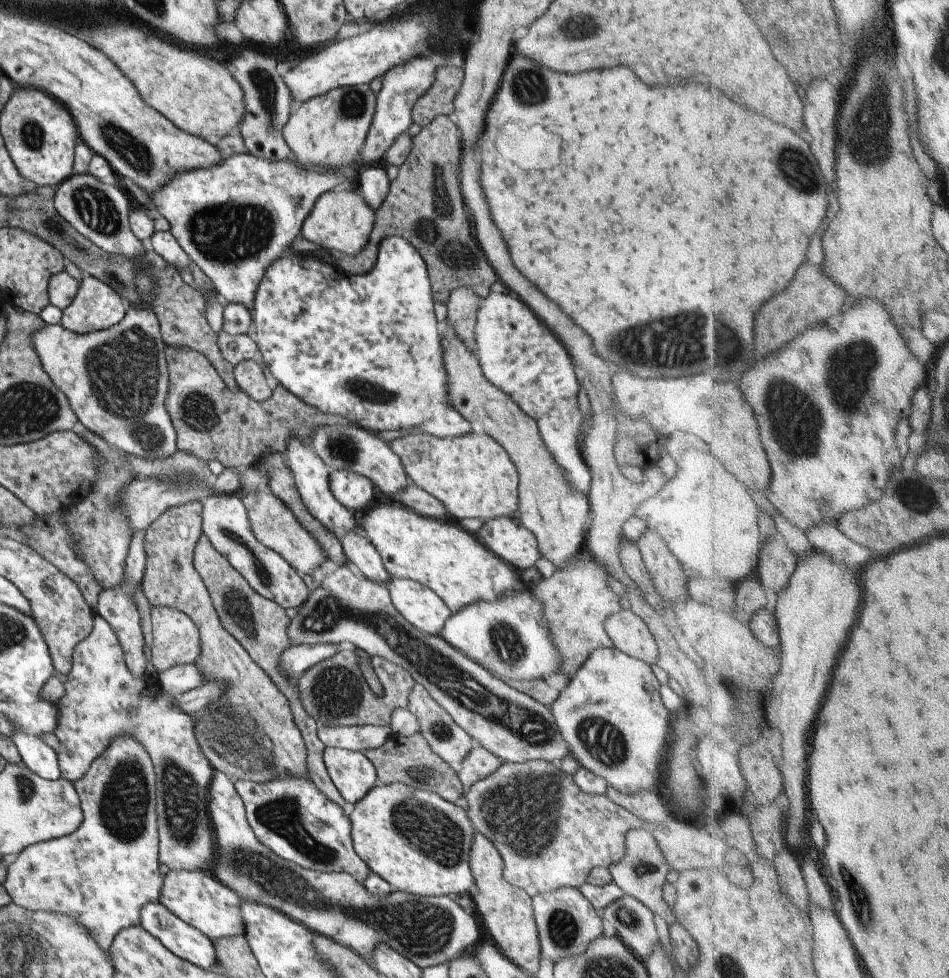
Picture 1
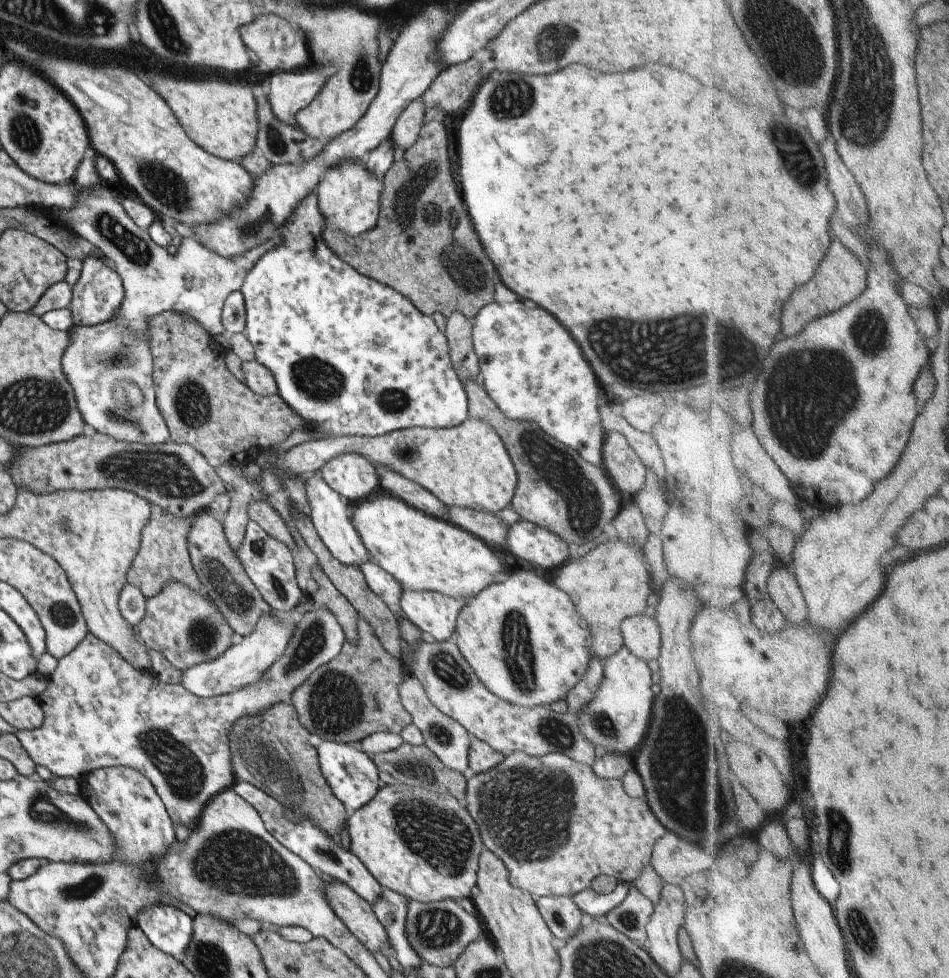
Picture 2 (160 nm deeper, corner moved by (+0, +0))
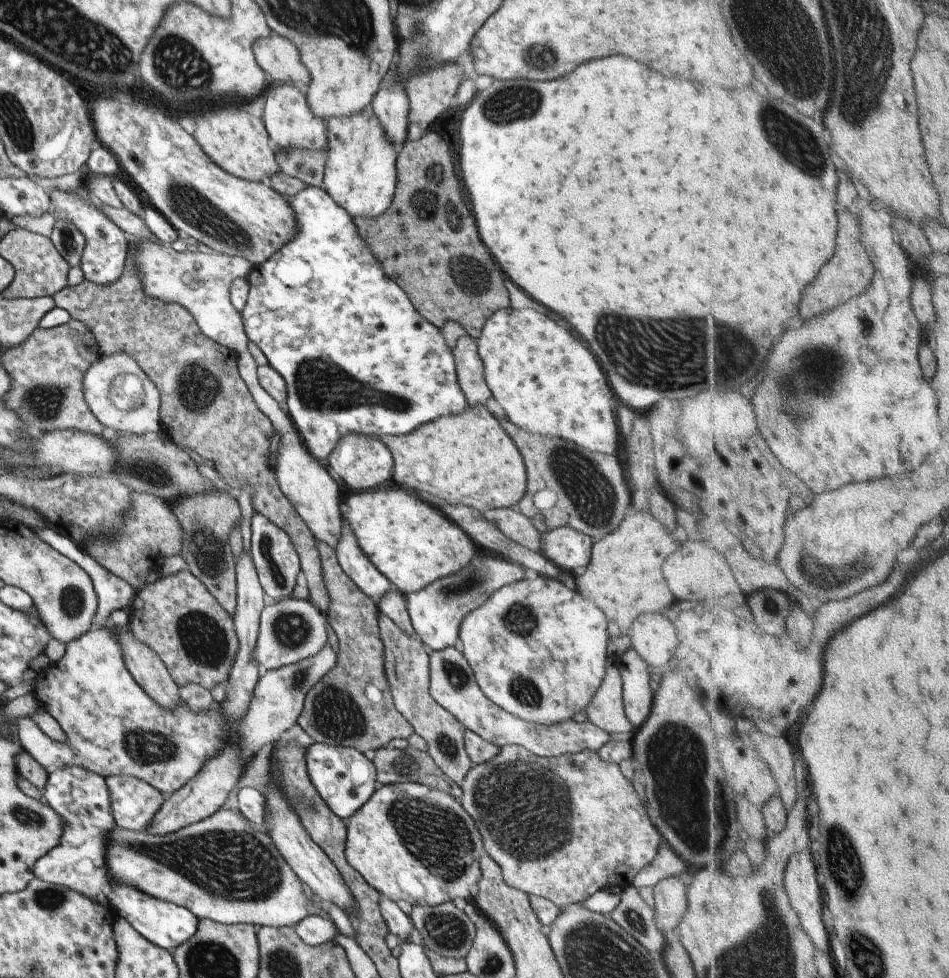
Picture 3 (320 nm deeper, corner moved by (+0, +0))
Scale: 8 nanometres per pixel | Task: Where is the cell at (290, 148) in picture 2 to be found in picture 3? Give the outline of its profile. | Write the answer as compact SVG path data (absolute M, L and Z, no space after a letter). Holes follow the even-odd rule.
M275 147L274 159L283 175L295 177L309 186L323 186L325 150L285 152Z

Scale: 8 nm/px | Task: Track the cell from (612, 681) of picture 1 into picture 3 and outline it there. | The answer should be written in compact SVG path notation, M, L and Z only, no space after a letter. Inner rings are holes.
M631 647L623 653L617 668L622 676L622 709L637 730L649 714L654 686L647 665Z

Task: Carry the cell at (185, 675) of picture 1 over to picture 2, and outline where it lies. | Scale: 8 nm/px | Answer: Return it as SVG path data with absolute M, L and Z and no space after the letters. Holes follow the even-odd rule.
M273 611L271 616L265 614L257 620L257 624L249 636L241 638L241 642L227 648L221 656L181 671L179 686L193 695L209 697L235 692L250 683L255 683L259 679L259 674L264 674L271 664L283 654L289 638L293 634L296 620L297 616L287 611Z

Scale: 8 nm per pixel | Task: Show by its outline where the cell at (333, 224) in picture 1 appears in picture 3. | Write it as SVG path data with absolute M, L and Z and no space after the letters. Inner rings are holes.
M360 112L344 117L329 117L325 120L327 152L324 160L322 188L351 218L374 217L383 214L390 205L396 185L396 144L388 137L383 125L375 115L363 116Z

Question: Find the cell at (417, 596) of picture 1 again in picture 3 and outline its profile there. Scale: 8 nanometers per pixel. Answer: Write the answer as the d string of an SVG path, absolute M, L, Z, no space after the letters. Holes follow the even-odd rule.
M476 549L470 561L456 573L438 578L417 592L404 595L404 603L414 634L428 651L441 651L445 647L457 646L461 621L469 612L483 604L485 596L502 586L520 581L530 573L520 564L495 554L481 554Z

